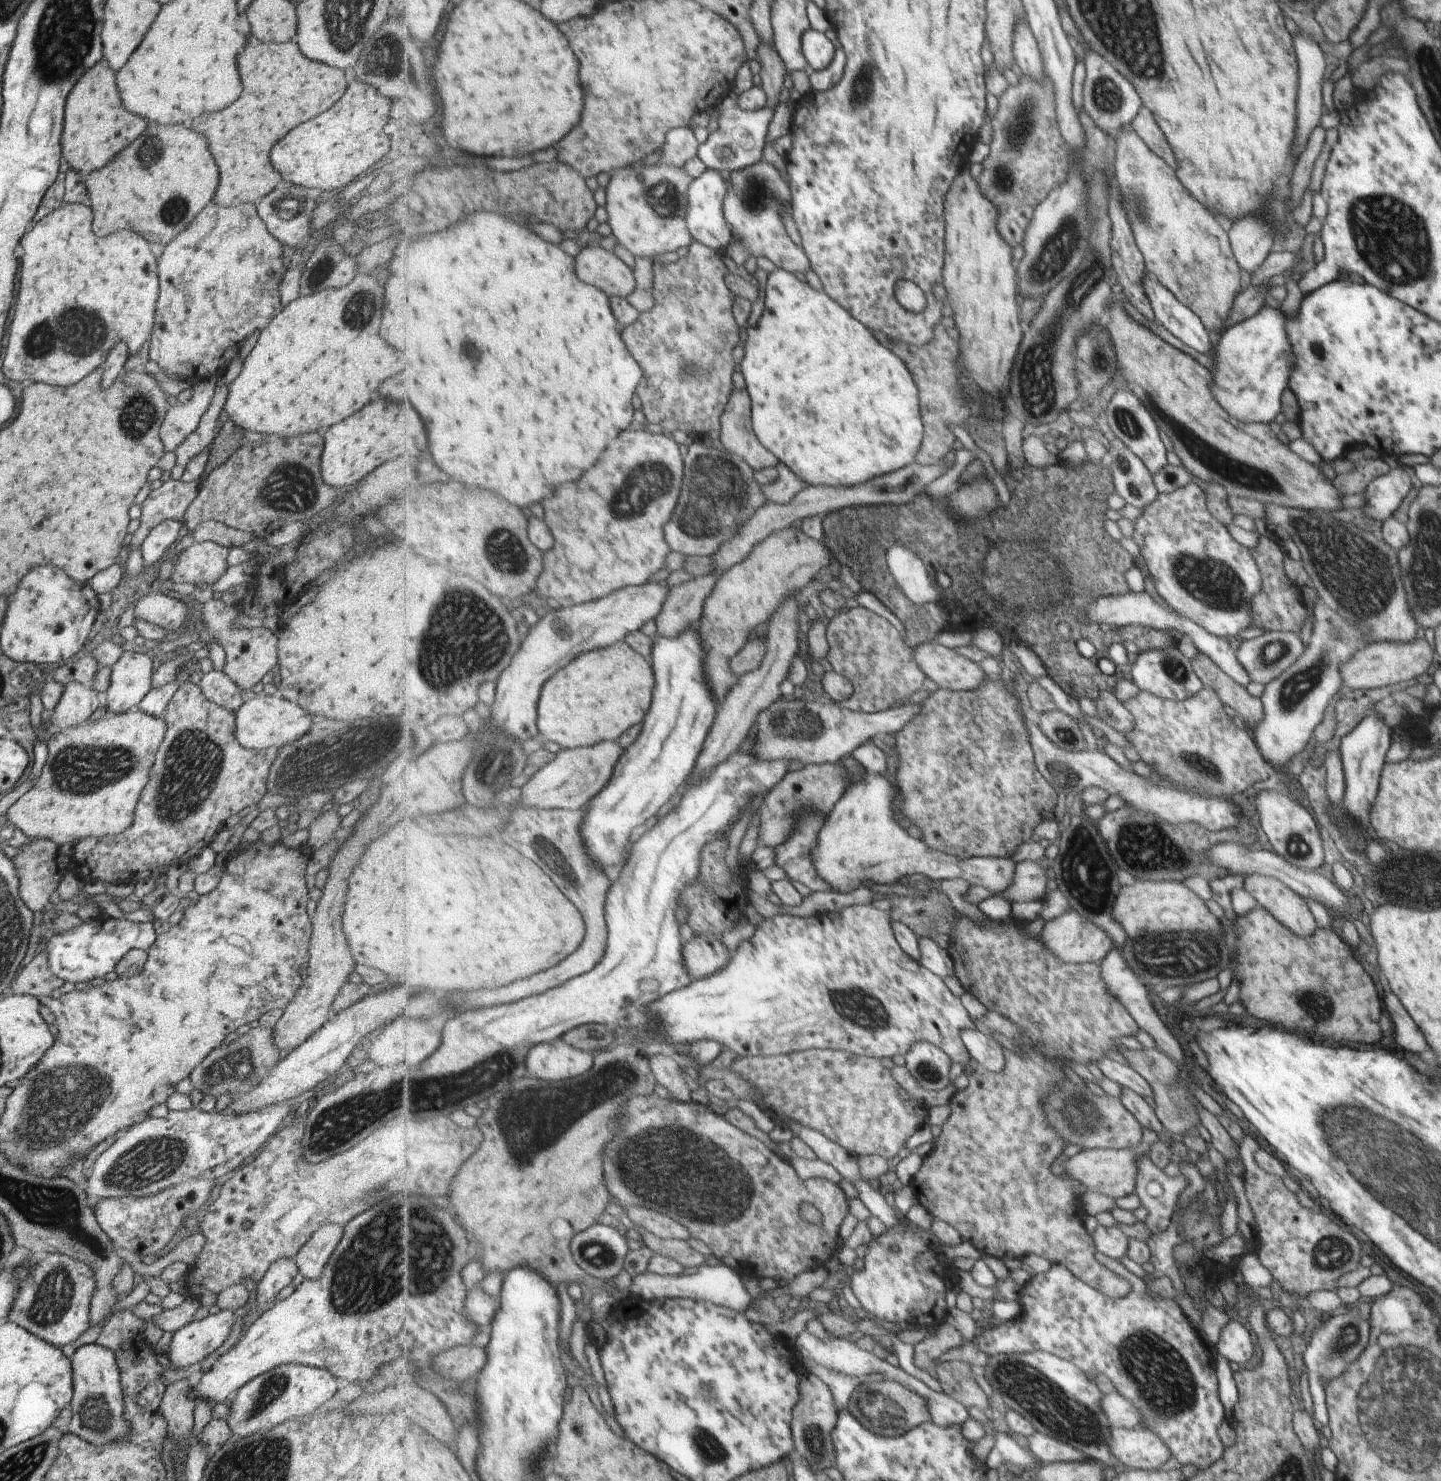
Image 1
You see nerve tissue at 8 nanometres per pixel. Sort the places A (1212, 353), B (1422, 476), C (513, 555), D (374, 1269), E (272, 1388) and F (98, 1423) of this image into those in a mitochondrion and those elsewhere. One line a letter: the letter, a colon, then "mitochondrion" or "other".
A: other
B: other
C: mitochondrion
D: mitochondrion
E: mitochondrion
F: mitochondrion

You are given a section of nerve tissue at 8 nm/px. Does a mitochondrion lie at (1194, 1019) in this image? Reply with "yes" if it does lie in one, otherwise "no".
no

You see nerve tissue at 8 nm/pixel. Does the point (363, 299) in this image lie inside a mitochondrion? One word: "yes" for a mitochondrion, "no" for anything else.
yes

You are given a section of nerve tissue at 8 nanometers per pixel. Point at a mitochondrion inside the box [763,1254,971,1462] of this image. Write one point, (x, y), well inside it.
(889, 1414)

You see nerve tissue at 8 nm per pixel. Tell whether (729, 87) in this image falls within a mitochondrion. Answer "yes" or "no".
no

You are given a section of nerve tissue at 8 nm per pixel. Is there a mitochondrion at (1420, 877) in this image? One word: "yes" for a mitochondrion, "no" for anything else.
yes

